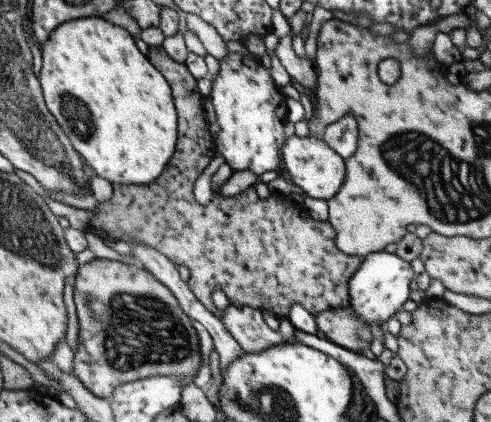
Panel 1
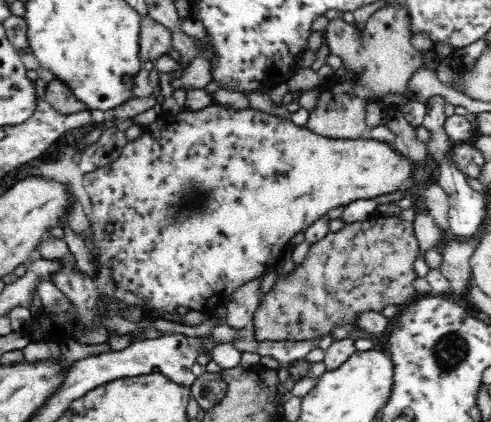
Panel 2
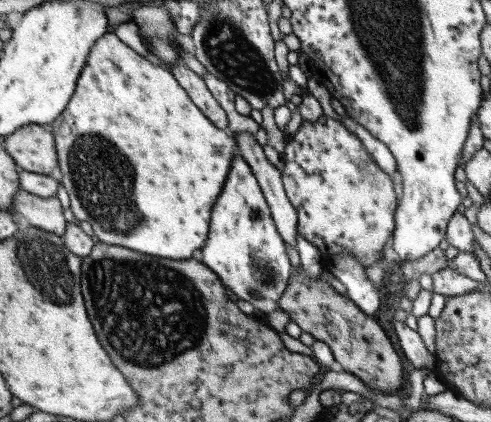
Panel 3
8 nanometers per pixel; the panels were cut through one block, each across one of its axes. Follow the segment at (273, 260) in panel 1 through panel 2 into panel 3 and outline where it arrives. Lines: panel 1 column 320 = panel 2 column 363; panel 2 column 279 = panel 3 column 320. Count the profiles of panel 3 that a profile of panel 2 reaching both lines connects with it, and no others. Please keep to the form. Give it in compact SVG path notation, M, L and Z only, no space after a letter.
M299 270L297 276L291 276L283 296L277 302L277 308L289 312L289 318L303 332L311 334L319 342L325 342L331 348L335 362L339 362L345 372L357 376L365 388L387 396L399 396L409 388L403 364L377 318L361 312L351 302L351 298L337 294L329 284L323 284L321 280L309 280L305 278L305 272Z

